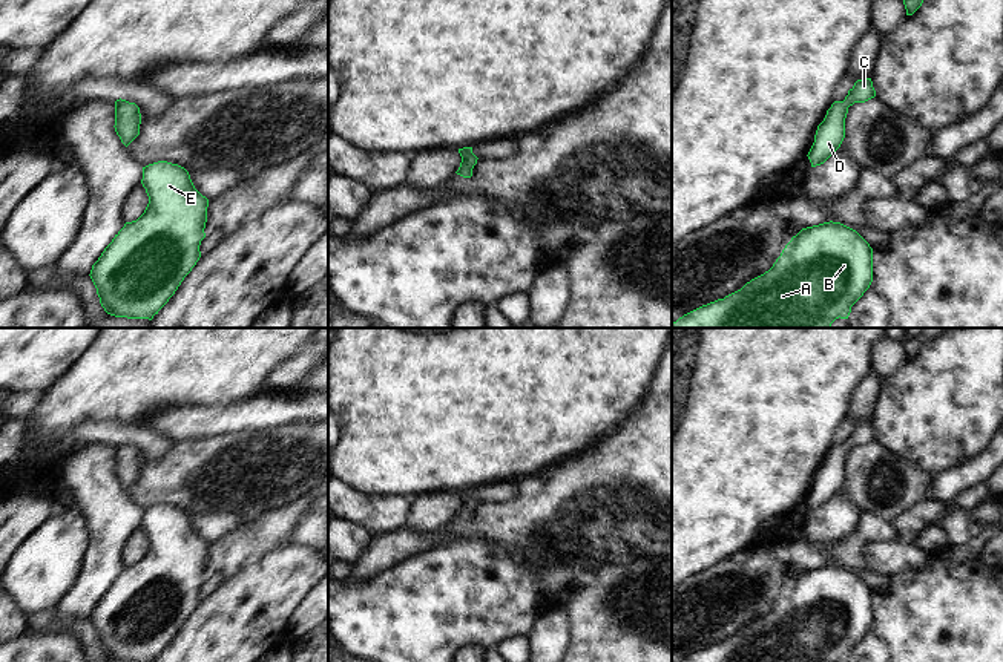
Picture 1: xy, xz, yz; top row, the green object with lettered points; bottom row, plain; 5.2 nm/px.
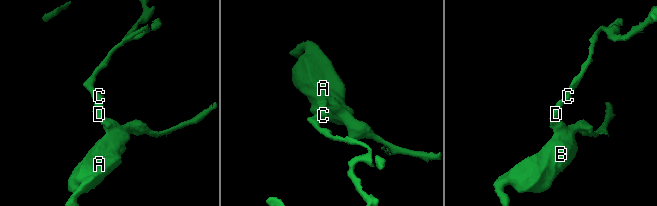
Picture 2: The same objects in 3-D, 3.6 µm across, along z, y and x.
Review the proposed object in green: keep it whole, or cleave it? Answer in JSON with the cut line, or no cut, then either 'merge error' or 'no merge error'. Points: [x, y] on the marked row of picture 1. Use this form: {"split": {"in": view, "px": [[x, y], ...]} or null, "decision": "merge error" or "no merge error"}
{"split": null, "decision": "no merge error"}

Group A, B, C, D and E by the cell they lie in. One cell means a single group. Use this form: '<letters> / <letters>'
A B C D E

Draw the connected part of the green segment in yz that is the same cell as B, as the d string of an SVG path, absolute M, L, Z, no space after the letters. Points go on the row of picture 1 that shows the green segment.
M824 222L802 228L785 245L773 267L747 282L741 290L702 305L672 323L672 328L830 328L836 319L848 319L851 306L873 282L873 248L853 228Z

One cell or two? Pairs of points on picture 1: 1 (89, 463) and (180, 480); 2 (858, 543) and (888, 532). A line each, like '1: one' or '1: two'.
1: two
2: one

